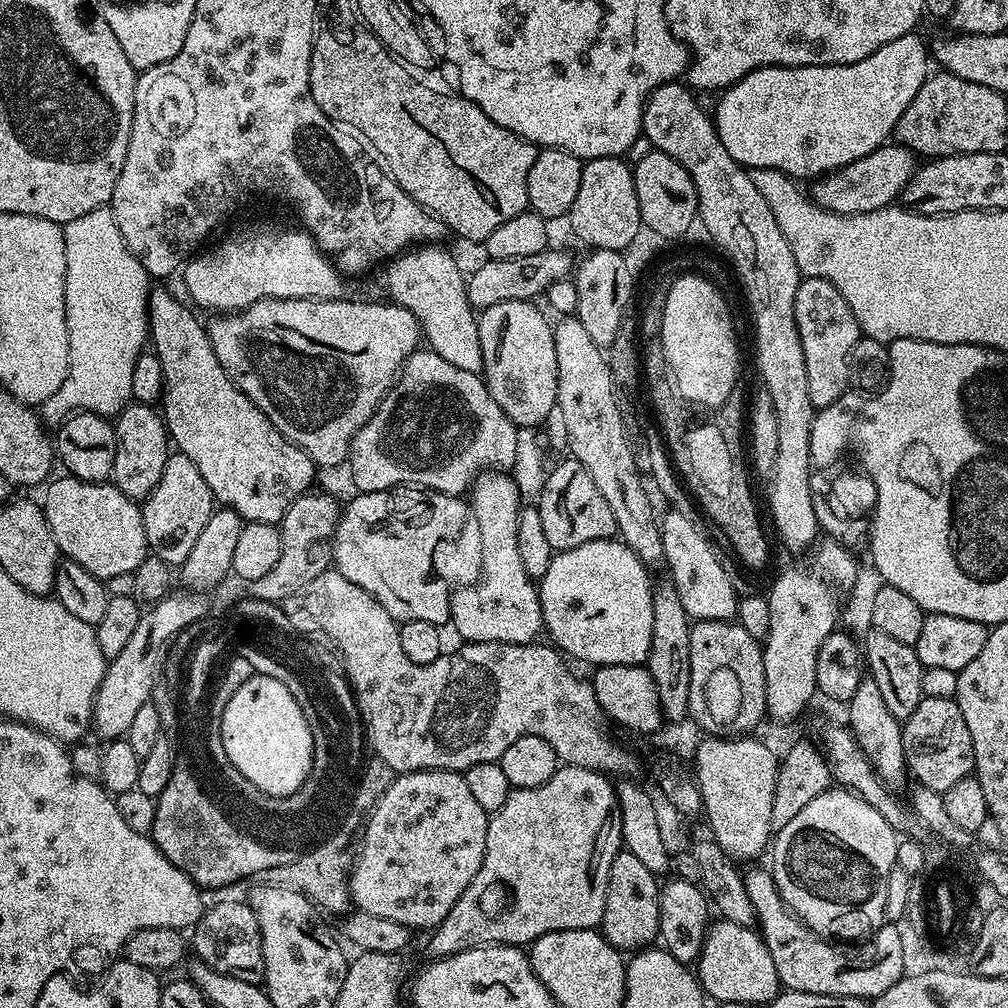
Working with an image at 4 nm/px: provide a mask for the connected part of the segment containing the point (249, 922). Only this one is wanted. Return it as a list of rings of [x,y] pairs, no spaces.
[[[220,900],[213,908],[212,905],[205,907],[199,922],[191,929],[190,944],[200,955],[197,956],[199,963],[218,970],[218,974],[230,974],[230,978],[260,984],[264,978],[262,934],[252,905],[240,900]]]

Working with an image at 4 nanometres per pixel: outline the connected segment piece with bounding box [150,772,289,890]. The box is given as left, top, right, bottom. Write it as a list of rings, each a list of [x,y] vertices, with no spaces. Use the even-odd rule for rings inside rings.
[[[188,772],[170,774],[170,782],[166,782],[166,790],[155,797],[154,826],[150,833],[158,850],[182,874],[186,874],[196,887],[228,888],[239,880],[251,881],[262,870],[274,870],[274,866],[286,866],[289,857],[283,852],[268,852],[268,848],[260,848],[260,844],[252,844],[252,840],[244,840],[236,828],[228,828],[224,824],[224,816],[196,792],[196,784],[188,780]]]

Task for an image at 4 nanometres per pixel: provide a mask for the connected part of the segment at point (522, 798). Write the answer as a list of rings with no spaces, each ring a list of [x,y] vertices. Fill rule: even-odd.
[[[564,764],[557,767],[555,774],[546,782],[542,782],[542,786],[513,788],[509,792],[506,802],[502,802],[502,806],[488,817],[486,854],[482,858],[482,866],[478,870],[478,874],[474,874],[470,886],[466,886],[466,890],[462,890],[462,898],[458,898],[458,902],[454,902],[450,914],[446,914],[446,918],[439,926],[431,929],[429,936],[432,937],[428,940],[429,957],[453,956],[477,946],[528,946],[531,945],[532,941],[542,938],[542,934],[550,934],[558,930],[599,929],[600,919],[606,910],[608,871],[621,848],[620,807],[616,801],[616,789],[613,781],[605,773],[595,772],[589,768],[574,766],[573,764]]]

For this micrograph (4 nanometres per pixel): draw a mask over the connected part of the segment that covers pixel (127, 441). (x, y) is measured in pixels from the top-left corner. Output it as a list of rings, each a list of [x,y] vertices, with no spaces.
[[[130,402],[118,413],[114,427],[116,453],[114,470],[110,477],[111,483],[132,500],[143,502],[154,490],[154,486],[158,486],[158,478],[162,478],[162,470],[170,455],[168,427],[164,425],[163,415],[153,405],[135,402]]]

